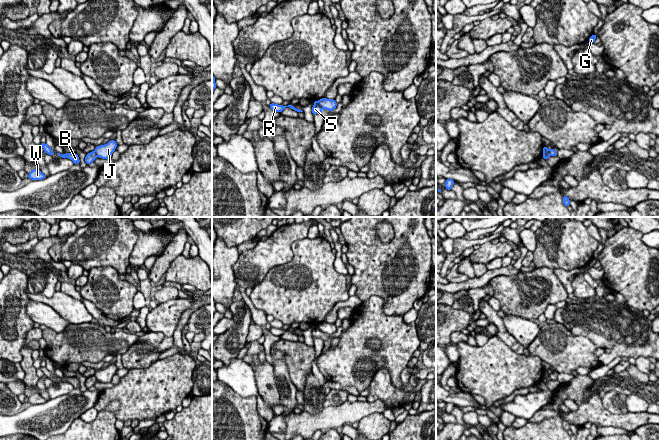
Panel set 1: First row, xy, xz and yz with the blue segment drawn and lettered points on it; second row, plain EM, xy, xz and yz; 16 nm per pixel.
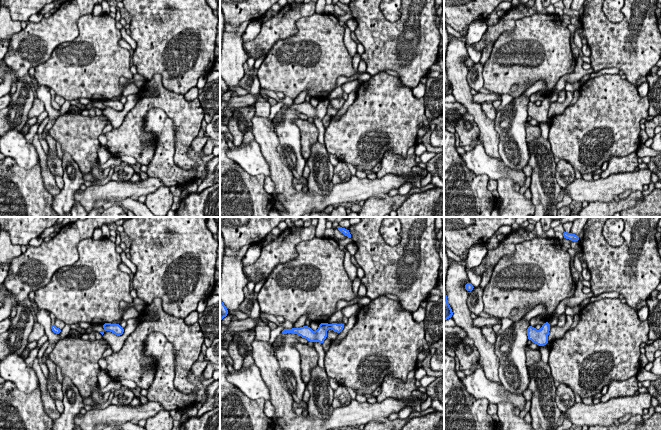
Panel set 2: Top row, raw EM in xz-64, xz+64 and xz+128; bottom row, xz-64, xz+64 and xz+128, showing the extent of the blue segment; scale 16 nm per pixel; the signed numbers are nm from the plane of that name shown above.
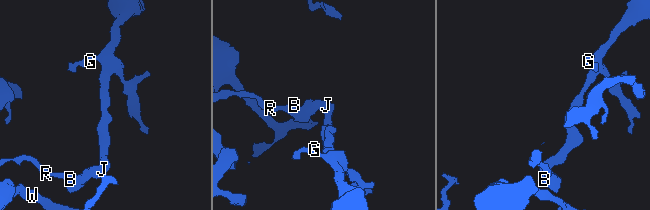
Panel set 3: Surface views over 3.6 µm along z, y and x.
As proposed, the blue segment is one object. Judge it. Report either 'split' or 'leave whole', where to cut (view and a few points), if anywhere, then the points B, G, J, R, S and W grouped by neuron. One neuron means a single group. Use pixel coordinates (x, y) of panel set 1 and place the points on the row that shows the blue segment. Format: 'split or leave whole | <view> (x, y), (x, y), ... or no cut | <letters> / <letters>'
split | xz (317, 101), (323, 108) | B R S W / G J

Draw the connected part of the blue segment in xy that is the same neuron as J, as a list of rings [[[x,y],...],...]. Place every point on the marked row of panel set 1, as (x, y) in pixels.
[[[110,140],[105,145],[96,146],[94,152],[99,158],[110,159],[112,156],[112,153],[116,150],[116,147],[117,147],[116,141]]]

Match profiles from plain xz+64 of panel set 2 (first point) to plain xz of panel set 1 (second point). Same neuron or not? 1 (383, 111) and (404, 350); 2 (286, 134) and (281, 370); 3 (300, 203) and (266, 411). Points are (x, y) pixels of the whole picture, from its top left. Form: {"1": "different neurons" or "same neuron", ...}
{"1": "same neuron", "2": "same neuron", "3": "different neurons"}

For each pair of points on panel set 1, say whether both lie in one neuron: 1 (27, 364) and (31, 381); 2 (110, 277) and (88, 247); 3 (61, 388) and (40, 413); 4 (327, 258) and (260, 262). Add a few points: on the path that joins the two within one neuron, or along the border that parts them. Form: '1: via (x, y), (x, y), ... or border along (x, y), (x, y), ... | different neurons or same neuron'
1: via (28, 368), (30, 370), (30, 377) | same neuron
2: border along (88, 270), (94, 267), (112, 266), (118, 272) | different neurons
3: border along (73, 388), (67, 393), (50, 399) | different neurons
4: border along (301, 239), (291, 245), (293, 257), (269, 271) | different neurons

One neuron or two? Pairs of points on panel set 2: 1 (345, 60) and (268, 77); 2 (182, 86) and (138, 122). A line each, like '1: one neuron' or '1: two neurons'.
1: one neuron
2: two neurons

